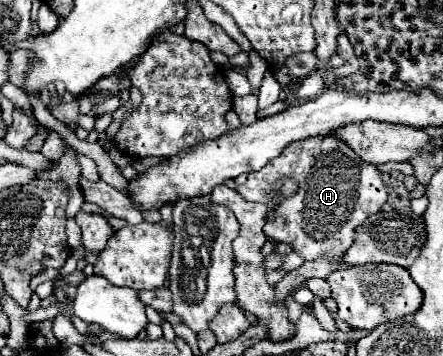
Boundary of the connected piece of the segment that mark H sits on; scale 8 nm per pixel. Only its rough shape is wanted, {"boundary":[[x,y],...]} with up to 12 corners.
{"boundary":[[319,136],[287,145],[237,191],[299,193],[263,231],[337,261],[387,191],[375,165]]}

